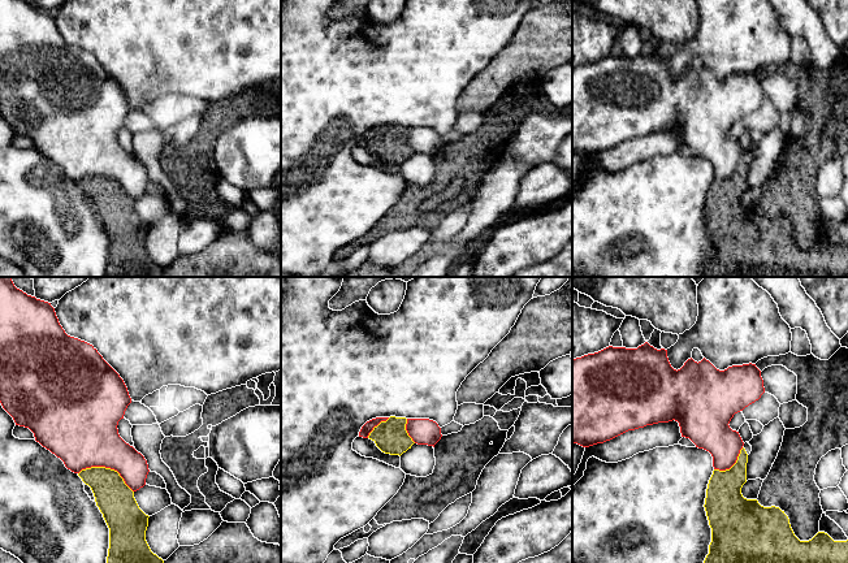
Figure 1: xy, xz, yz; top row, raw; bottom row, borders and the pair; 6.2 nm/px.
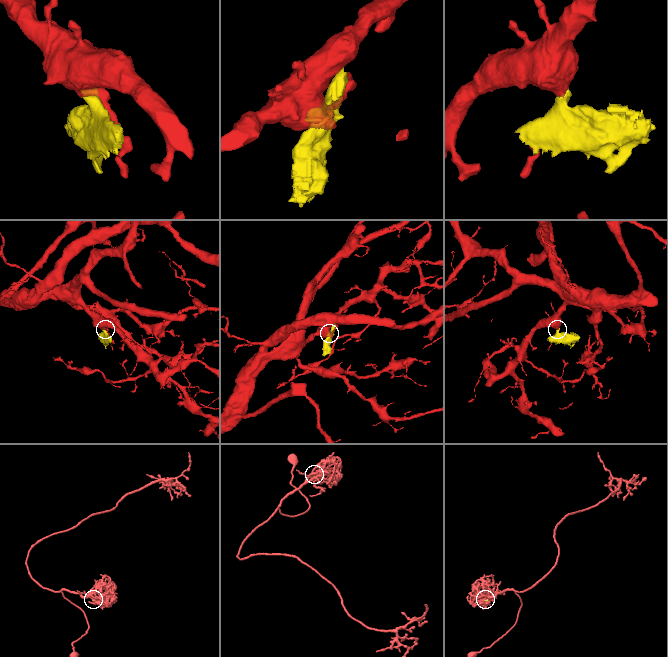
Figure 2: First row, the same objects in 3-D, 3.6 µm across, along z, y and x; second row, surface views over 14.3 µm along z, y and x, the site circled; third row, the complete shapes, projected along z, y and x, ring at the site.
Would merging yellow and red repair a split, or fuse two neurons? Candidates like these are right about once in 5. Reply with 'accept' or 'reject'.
reject

